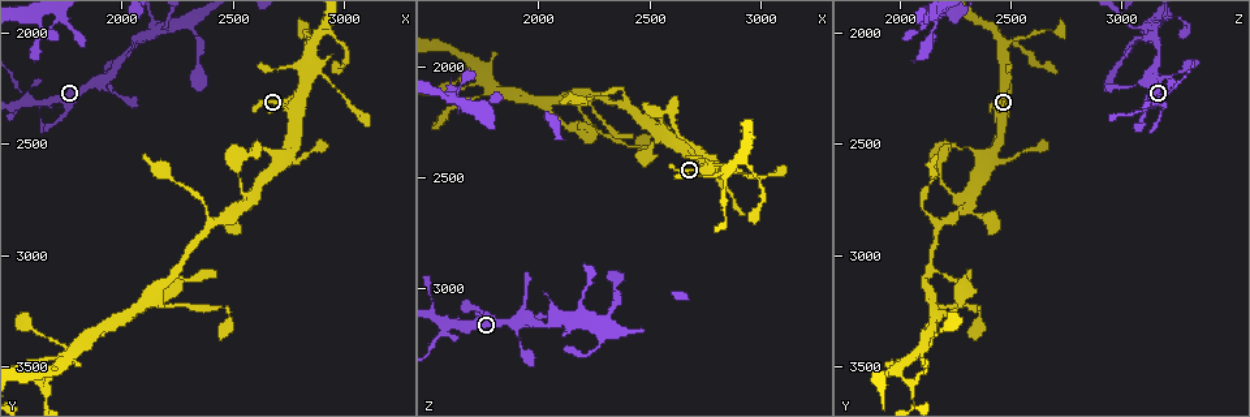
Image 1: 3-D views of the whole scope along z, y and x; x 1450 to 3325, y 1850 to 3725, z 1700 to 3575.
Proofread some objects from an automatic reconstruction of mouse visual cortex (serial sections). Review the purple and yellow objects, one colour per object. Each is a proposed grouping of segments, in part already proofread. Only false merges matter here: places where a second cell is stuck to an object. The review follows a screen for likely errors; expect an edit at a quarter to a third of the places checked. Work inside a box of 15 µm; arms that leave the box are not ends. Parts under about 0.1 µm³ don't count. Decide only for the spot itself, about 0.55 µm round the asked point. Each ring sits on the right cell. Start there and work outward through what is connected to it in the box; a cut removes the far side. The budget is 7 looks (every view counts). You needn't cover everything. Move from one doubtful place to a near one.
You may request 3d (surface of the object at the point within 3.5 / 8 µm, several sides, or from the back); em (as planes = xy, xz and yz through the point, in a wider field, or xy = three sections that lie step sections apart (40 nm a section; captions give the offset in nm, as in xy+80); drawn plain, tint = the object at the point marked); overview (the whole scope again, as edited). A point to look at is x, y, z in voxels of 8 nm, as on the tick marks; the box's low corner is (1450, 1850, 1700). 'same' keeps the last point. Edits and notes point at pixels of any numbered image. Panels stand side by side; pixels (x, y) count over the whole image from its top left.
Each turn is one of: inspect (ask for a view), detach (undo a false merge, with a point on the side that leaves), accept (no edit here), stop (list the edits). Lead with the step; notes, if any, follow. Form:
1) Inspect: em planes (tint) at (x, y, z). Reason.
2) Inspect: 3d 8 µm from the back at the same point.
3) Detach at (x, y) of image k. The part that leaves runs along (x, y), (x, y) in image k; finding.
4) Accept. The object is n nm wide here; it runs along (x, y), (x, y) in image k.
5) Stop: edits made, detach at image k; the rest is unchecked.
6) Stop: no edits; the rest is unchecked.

Inspect: em xy step 1 (tint) at (1640, 2330, 3160). Three-way junction.

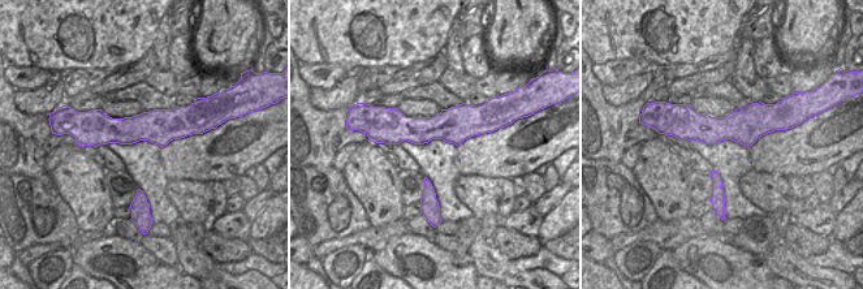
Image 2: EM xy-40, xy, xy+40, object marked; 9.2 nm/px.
Inspect: 3d 3.5 µm at the same point.

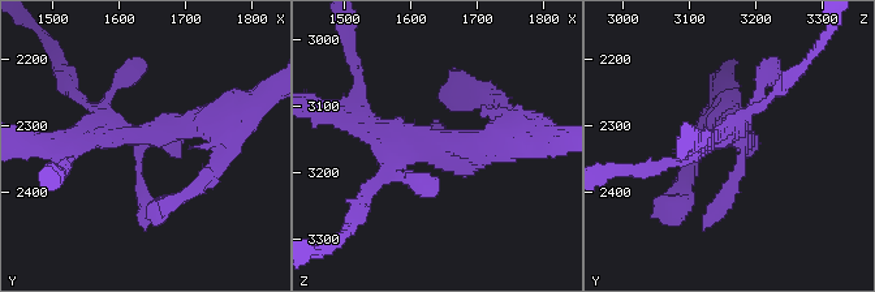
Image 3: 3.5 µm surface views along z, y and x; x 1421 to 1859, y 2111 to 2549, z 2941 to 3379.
Accept. All the same cell.

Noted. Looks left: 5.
Inspect: 3d 8 µm at (2850, 2170, 2480). Side arm on a straight run.

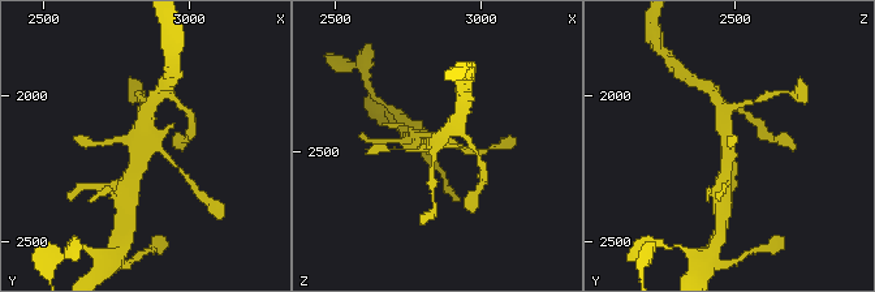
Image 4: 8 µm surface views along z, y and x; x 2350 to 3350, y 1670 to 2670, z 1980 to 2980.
Inspect: 3d 3.5 µm at (2840, 2160, 2480).

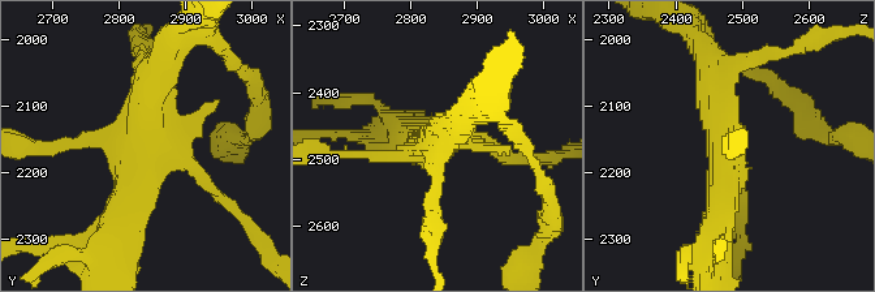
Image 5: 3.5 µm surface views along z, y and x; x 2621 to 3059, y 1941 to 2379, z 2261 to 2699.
Inspect: em xy step 1 (tint) at the same point.

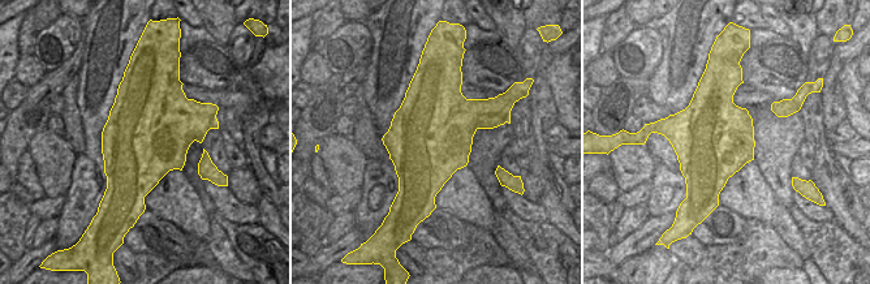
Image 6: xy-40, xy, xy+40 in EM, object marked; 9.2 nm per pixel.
Accept. It runs along (116, 220), (164, 60) in image 5; continuous, no second cell.

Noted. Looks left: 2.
Inspect: 3d 3.5 µm at (2200, 1970, 3120). Thin arm on a thick one.

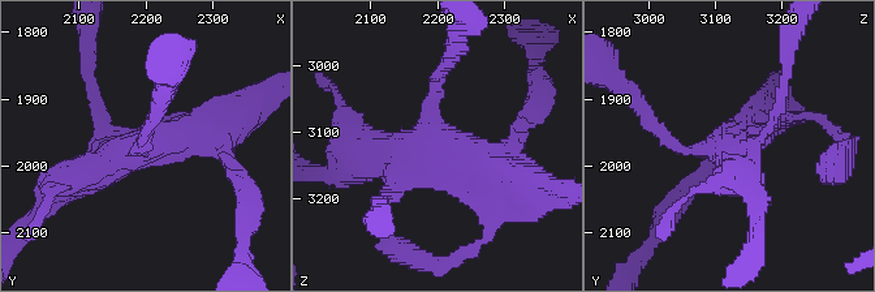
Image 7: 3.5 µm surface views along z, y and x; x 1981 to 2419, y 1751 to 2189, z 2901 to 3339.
Inspect: em xy step 5 (tint) at (2190, 1975, 3120).

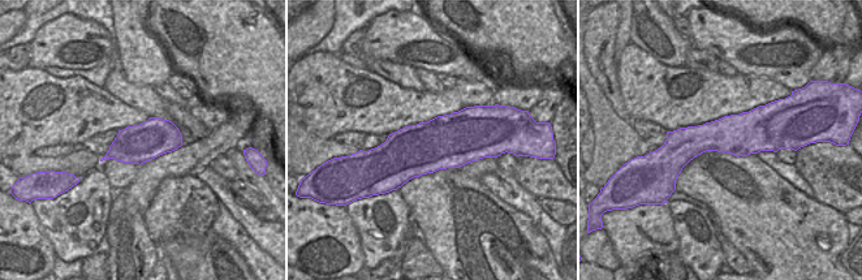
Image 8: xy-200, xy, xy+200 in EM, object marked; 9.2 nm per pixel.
Accept. The object is 500 nm wide here; it runs along (68, 184), (163, 140), (219, 144) in image 7; continuous, no second cell.

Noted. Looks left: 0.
Stop: no edits; the rest is unchecked.

